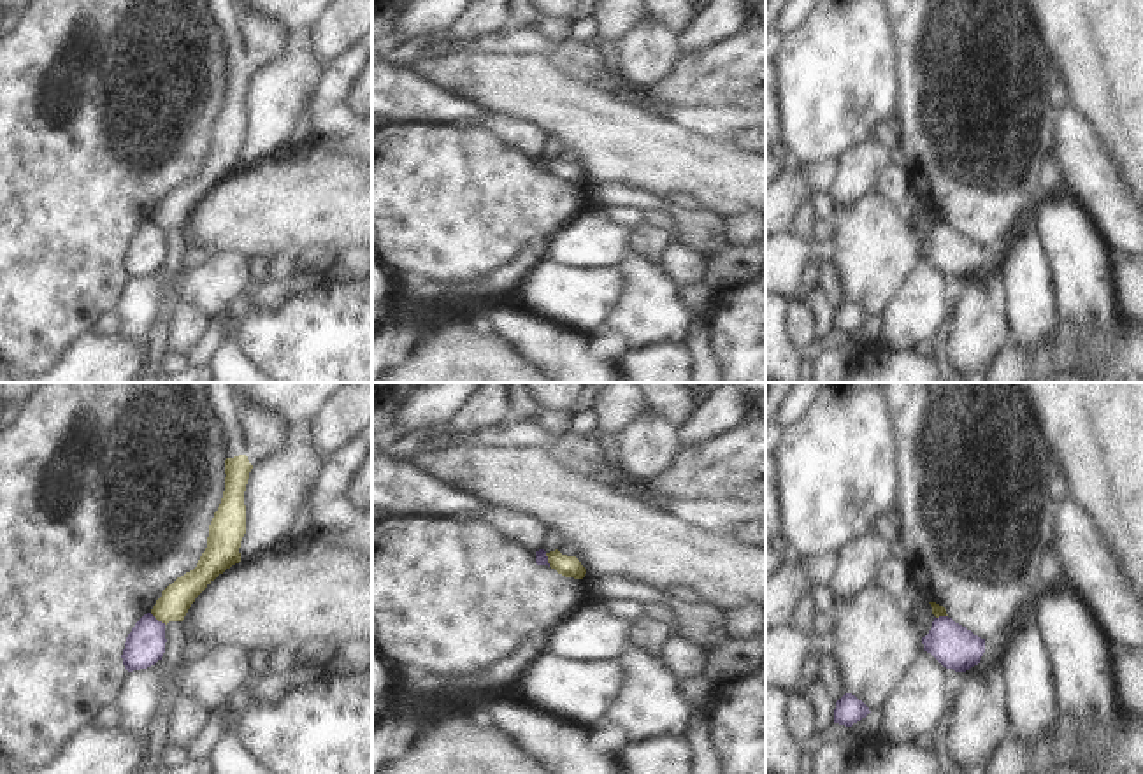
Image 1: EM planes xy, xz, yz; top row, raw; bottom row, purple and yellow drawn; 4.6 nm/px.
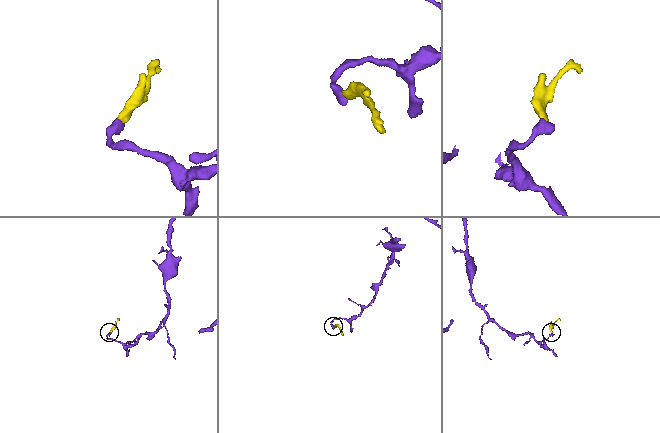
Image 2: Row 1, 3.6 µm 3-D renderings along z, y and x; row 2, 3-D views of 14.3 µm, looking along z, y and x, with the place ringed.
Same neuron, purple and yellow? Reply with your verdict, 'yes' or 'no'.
no

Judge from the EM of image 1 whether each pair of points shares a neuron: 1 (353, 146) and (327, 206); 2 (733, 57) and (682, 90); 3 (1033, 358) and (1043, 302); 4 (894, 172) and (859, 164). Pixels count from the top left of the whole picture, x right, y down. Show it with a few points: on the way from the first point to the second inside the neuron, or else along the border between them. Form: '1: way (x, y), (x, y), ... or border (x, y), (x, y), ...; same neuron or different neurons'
1: border (325, 151), (353, 160); different neurons
2: way (720, 69), (711, 78), (697, 78), (694, 81); same neuron
3: border (1059, 316), (1047, 341), (1020, 344), (1013, 337); different neurons
4: border (896, 160), (880, 176), (875, 190); different neurons

